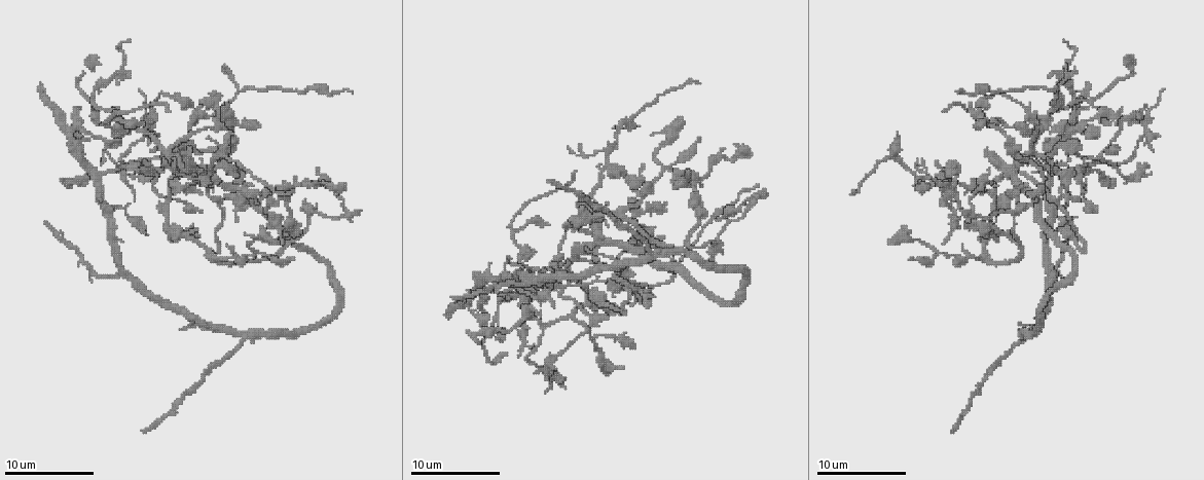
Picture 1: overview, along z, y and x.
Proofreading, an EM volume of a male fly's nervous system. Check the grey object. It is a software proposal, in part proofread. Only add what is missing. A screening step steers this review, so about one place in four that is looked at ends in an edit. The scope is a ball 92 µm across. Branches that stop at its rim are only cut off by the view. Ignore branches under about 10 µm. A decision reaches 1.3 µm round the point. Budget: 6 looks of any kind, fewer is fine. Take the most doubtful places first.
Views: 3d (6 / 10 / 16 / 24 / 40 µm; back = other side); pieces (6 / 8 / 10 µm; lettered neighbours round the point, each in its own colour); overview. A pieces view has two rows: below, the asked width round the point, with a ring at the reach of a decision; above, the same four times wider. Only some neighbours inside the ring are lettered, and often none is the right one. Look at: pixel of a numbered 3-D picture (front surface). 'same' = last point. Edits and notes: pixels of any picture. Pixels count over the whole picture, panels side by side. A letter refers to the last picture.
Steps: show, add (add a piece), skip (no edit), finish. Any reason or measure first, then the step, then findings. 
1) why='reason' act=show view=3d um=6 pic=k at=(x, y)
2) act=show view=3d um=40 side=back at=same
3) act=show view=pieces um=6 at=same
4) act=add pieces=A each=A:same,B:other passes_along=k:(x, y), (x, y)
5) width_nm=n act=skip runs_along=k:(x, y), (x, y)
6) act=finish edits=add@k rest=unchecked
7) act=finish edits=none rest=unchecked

why='free end' act=show view=3d um=6 pic=1 at=(191, 150)

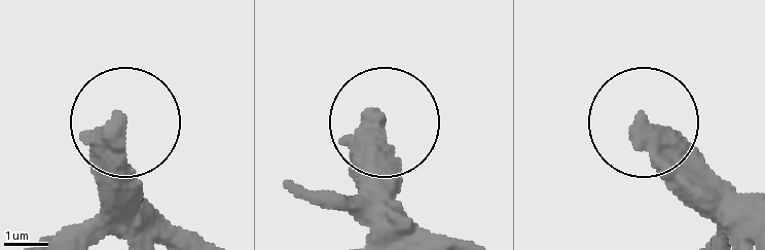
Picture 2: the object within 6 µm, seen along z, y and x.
act=show view=pieces um=10 pic=2 at=(376, 120)

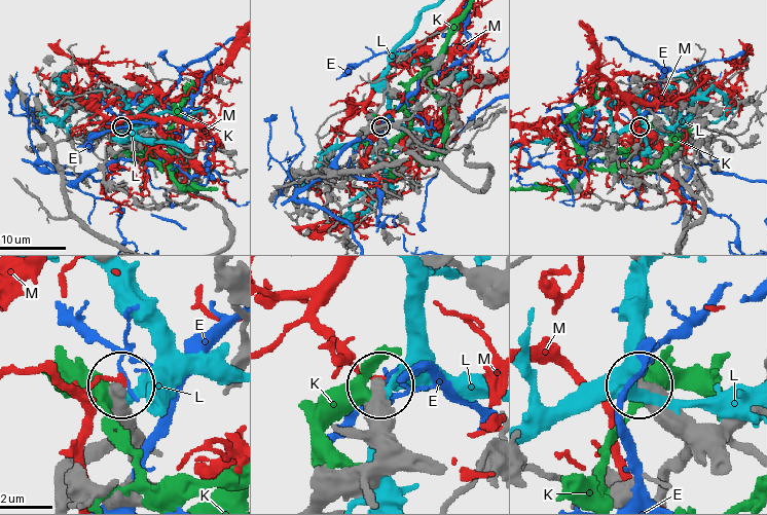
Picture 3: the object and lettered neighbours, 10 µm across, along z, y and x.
act=skip each=E:other,K:other,L:other,M:other found='no lettered piece goes on from it'

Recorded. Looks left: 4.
why='an open end' act=show view=pieces um=6 pic=1 at=(1038, 191)

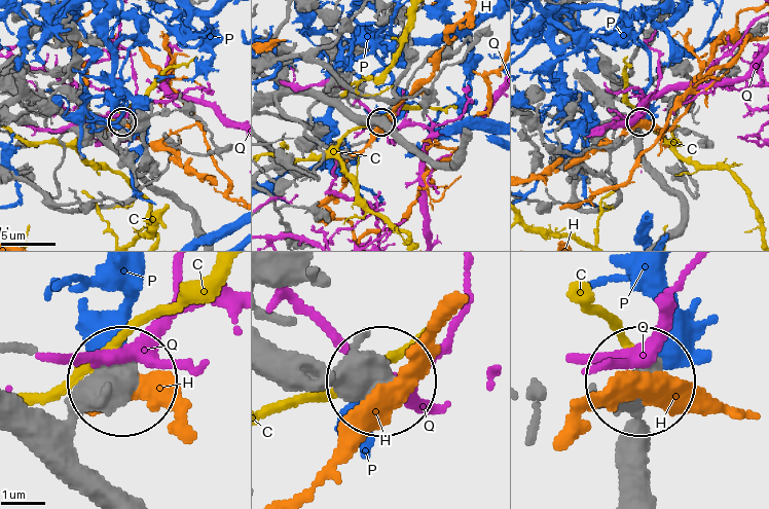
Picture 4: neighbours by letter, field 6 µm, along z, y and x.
act=skip each=C:other,H:other,P:other,Q:other runs_along=4:(276, 344), (372, 377) found='none of them fits'

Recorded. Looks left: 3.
why='branch stops here' act=show view=pieces um=8 pic=1 at=(697, 140)

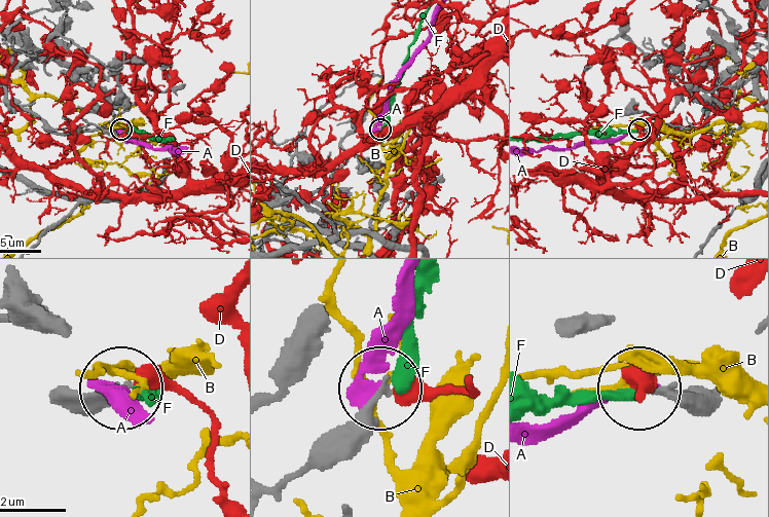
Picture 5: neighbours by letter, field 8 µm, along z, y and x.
act=skip each=A:other,B:other,D:other,F:other runs_along=5:(275, 491), (379, 389) found='no lettered piece goes on from it'

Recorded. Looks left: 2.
act=finish edits=none rest=unchecked

